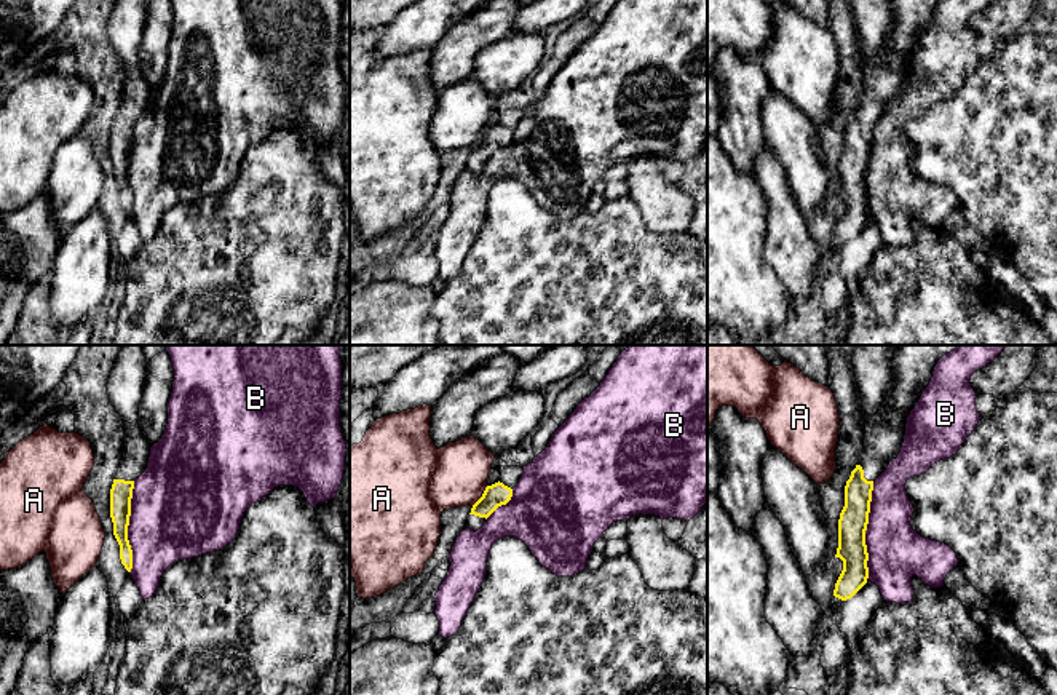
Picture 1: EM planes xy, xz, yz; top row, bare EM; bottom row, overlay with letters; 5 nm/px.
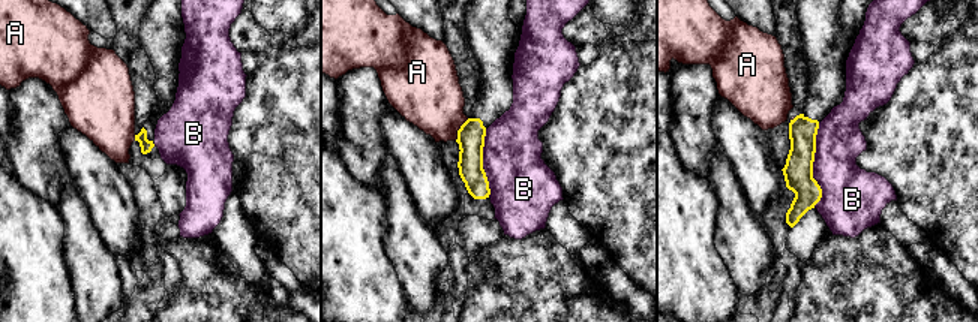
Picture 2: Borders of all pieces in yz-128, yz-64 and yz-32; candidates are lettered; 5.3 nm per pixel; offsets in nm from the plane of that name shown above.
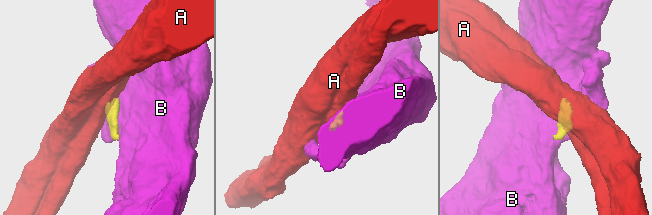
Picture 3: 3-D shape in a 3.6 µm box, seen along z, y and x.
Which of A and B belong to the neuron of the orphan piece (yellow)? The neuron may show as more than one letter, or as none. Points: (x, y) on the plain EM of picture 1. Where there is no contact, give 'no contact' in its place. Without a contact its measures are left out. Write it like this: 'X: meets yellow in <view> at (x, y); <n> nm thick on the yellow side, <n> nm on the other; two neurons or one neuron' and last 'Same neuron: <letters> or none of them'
A: meets yellow in xz at (482, 138); 120 nm thick on the yellow side, 320 nm on the other; two neurons
B: meets yellow in yz at (866, 171); 150 nm thick on the yellow side, 280 nm on the other; two neurons
Same neuron: none of them

